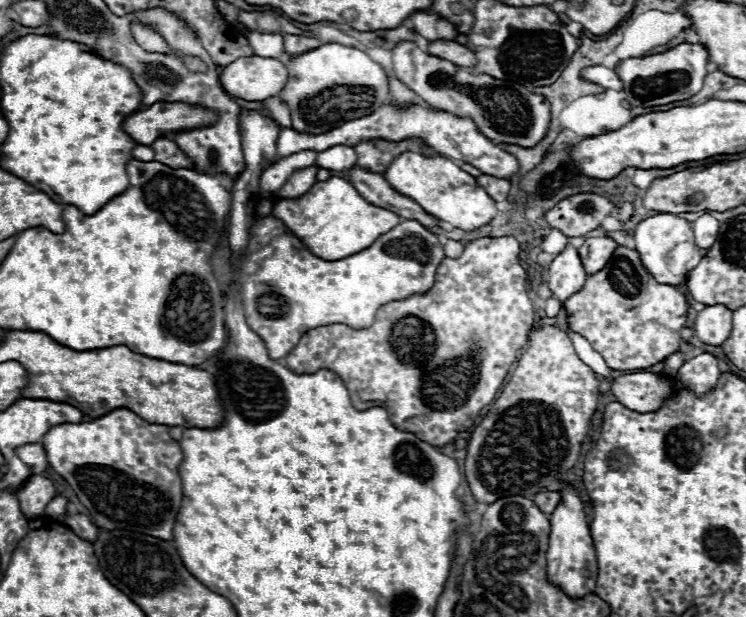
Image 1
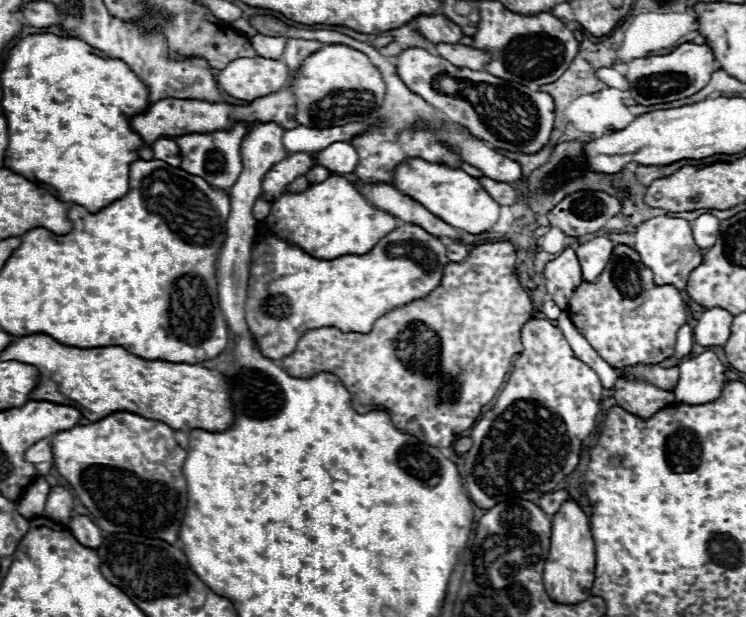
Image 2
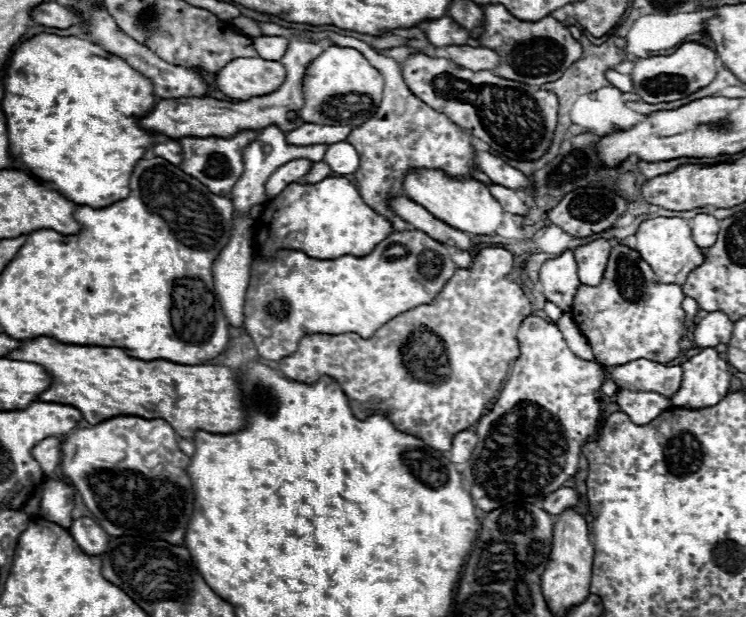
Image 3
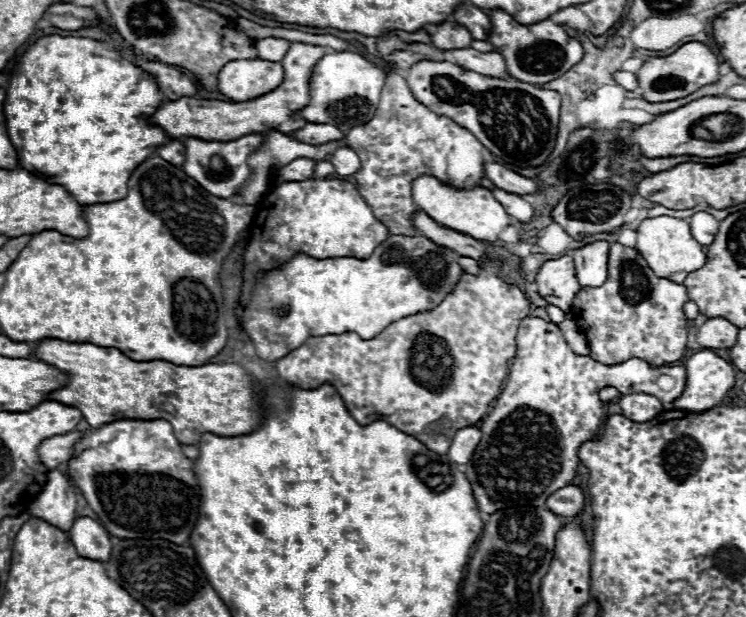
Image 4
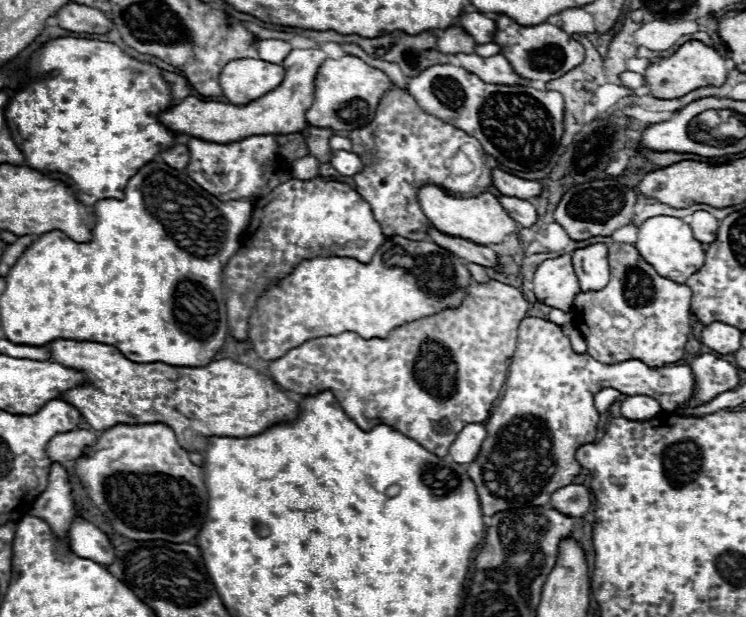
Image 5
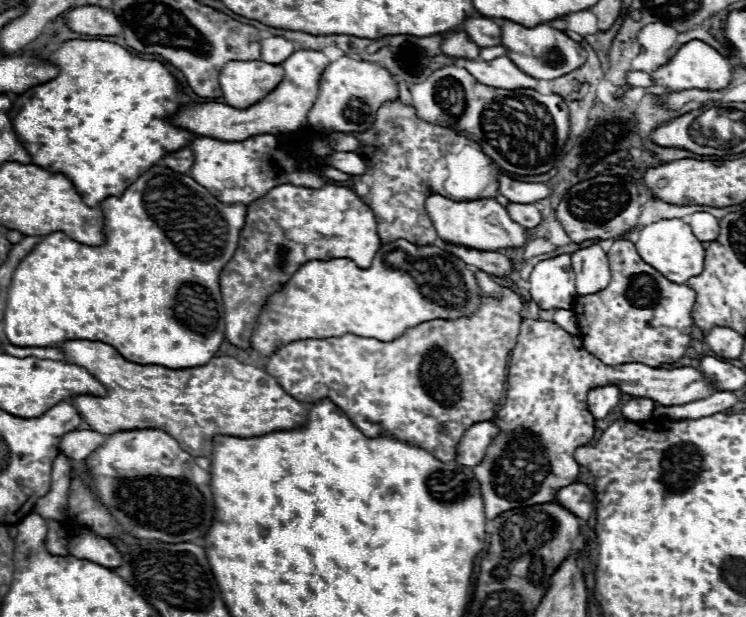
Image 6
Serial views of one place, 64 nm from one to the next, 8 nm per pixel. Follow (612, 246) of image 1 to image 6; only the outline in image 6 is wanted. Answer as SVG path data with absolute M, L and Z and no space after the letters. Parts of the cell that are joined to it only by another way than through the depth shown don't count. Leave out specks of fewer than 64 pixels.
M598 244L572 252L572 268L576 274L578 296L594 294L610 284L608 258Z

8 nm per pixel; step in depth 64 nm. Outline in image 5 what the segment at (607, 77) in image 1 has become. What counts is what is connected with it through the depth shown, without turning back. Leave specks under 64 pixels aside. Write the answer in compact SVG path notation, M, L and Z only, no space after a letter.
M628 70L620 74L620 82L622 82L622 86L626 86L626 88L630 88L630 90L636 90L636 88L644 86L644 78L642 78L642 74L628 72Z

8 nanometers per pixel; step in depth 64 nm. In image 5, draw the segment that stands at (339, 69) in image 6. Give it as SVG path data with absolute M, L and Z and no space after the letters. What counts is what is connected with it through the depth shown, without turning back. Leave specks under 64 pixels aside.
M342 56L342 58L326 58L316 72L314 80L314 102L306 110L308 124L318 124L318 128L334 128L342 132L350 132L354 128L364 128L376 114L382 94L390 86L390 78L358 56Z

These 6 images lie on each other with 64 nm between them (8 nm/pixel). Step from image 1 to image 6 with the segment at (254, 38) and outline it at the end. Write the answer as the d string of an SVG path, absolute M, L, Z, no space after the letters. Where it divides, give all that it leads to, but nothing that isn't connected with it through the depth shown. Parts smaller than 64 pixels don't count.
M272 36L262 40L260 44L260 60L268 62L268 64L282 64L290 52L294 52L294 46L290 40L282 38L282 36Z

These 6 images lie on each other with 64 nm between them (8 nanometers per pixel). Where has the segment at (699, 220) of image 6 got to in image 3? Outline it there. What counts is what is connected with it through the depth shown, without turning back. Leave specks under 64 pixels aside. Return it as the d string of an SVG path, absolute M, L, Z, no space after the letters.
M698 214L690 220L690 228L694 232L694 242L700 248L708 248L716 242L718 236L718 220L710 214Z

